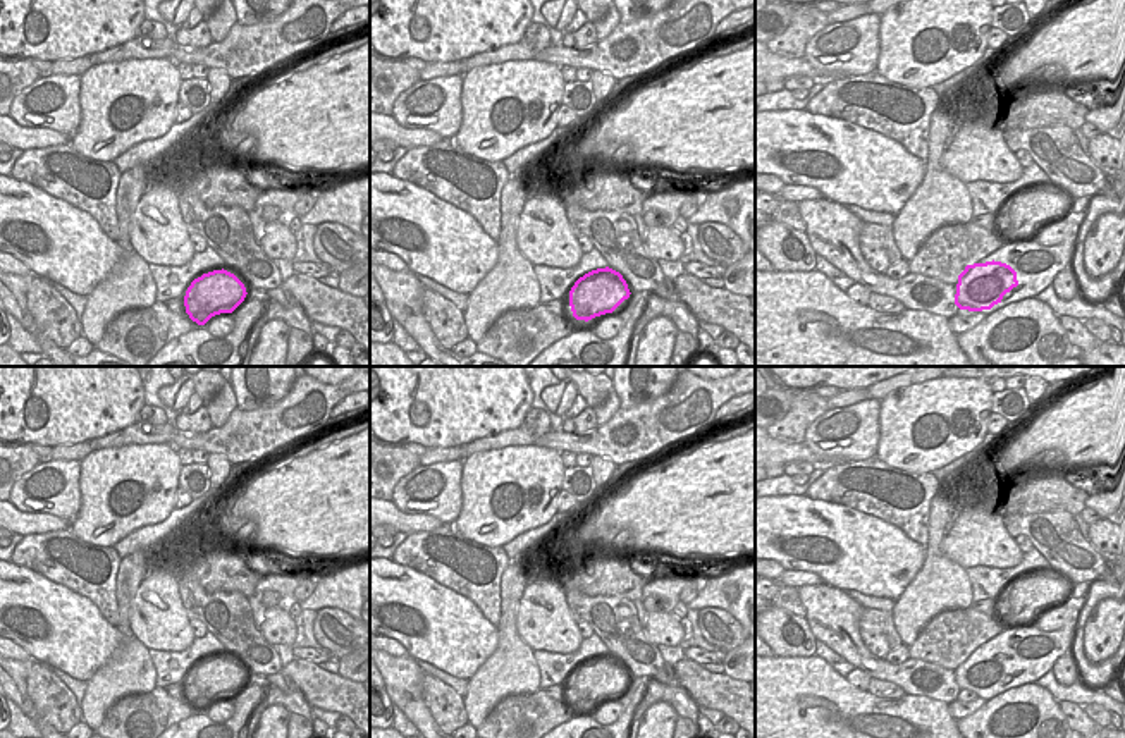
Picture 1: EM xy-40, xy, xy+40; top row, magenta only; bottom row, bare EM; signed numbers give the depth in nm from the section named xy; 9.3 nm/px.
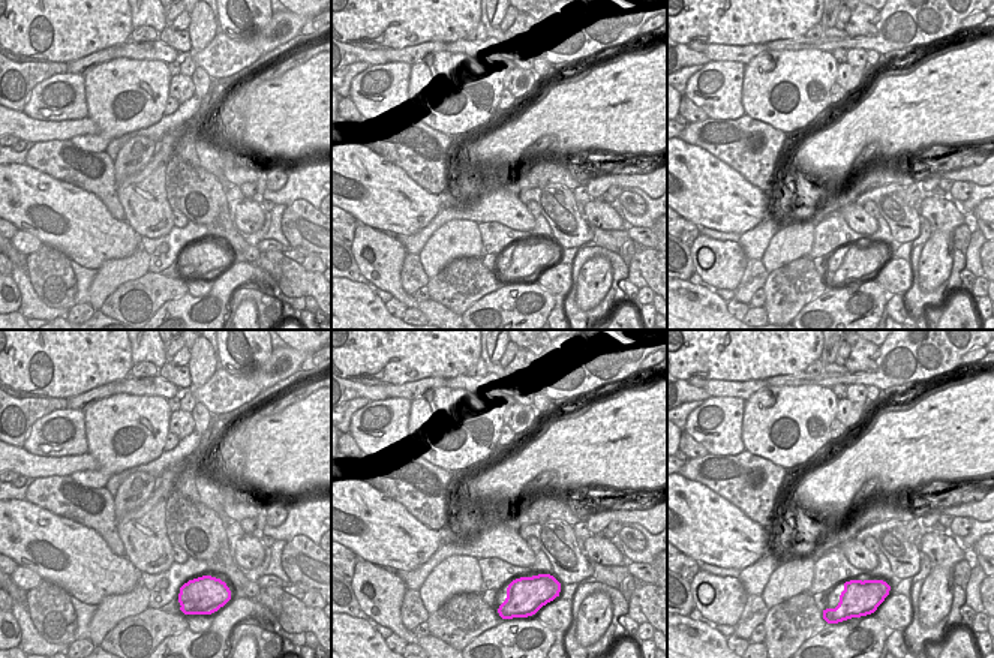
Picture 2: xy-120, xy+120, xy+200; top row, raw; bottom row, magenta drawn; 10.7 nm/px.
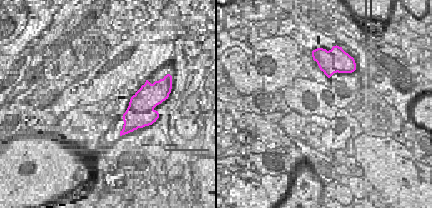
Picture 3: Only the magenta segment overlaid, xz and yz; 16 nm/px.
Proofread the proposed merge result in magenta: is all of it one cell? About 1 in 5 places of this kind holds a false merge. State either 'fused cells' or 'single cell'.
single cell

